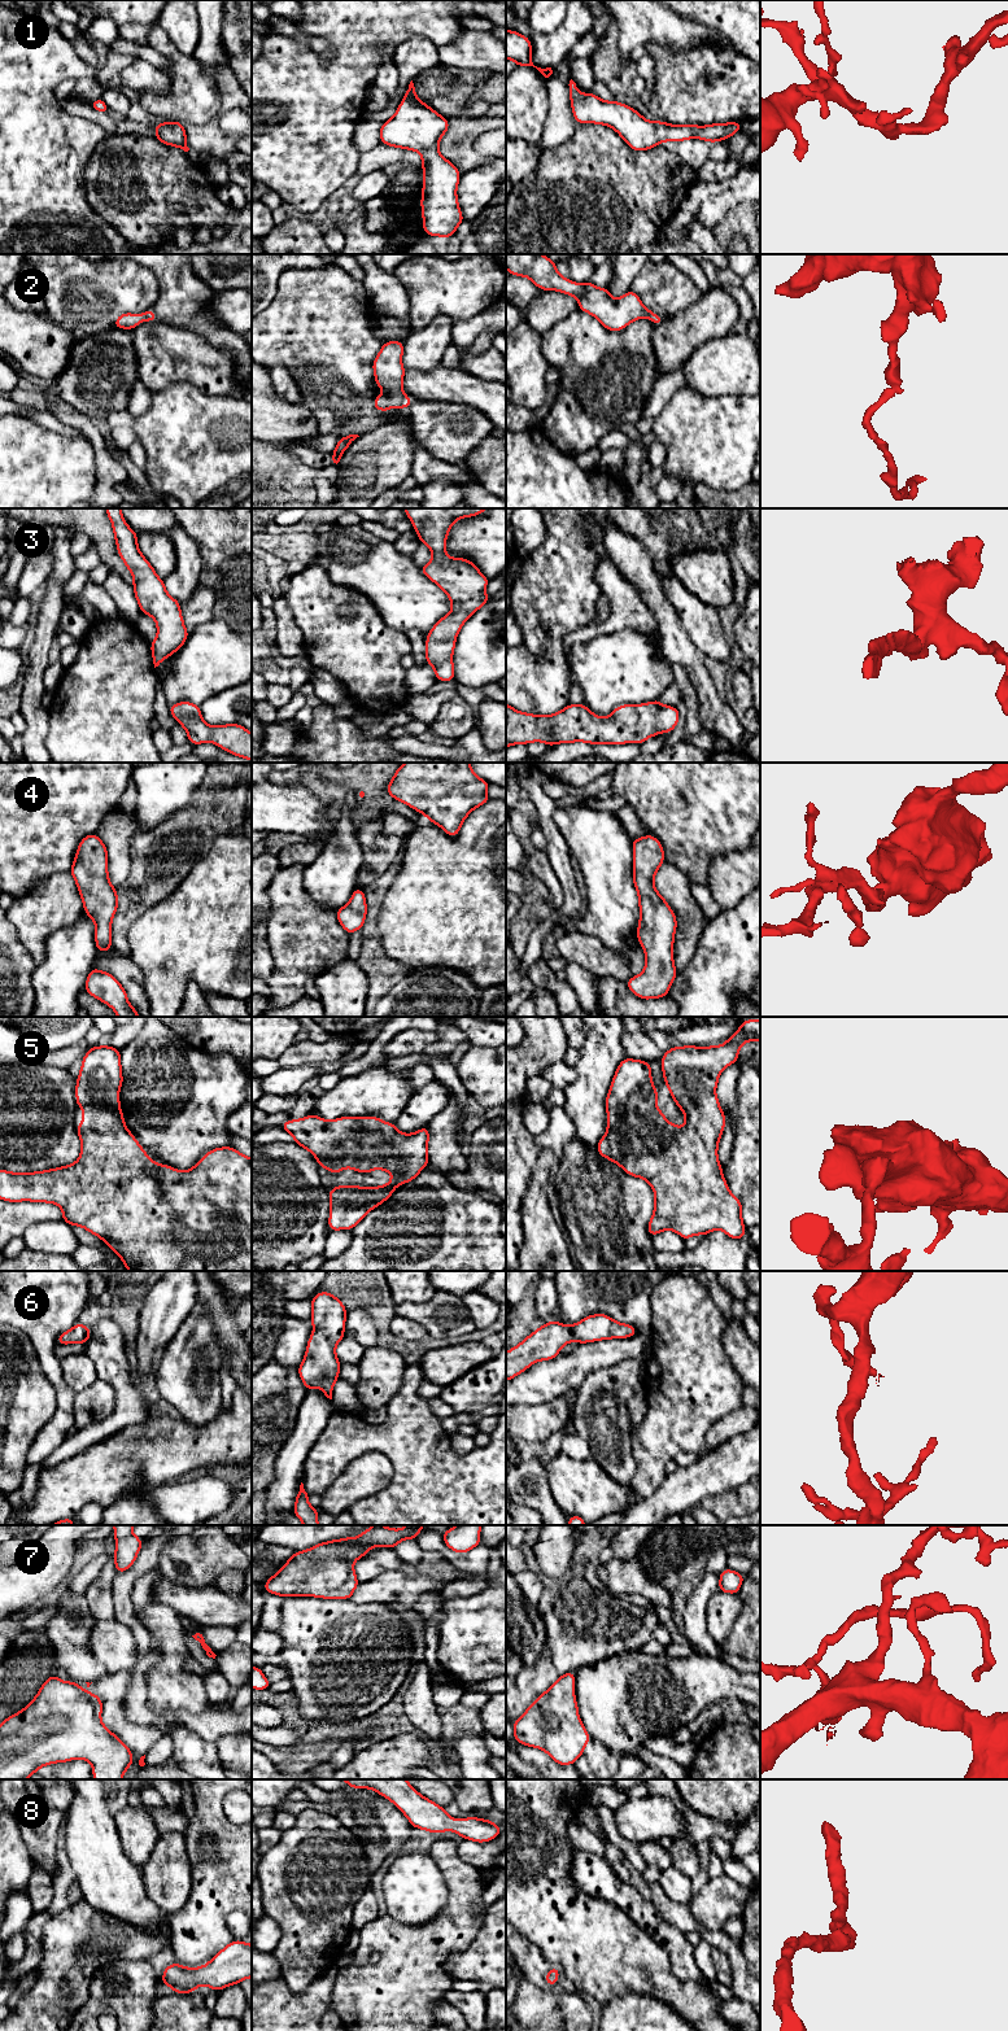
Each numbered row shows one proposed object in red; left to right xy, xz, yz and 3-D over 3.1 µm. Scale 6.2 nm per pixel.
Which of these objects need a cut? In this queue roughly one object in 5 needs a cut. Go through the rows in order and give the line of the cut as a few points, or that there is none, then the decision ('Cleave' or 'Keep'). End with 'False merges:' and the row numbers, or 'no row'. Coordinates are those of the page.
1: No split. Keep
2: No split. Keep
3: No split. Keep
4: No split. Keep
5: No split. Keep
6: No split. Keep
7: No split. Keep
8: No split. Keep
False merges: no row

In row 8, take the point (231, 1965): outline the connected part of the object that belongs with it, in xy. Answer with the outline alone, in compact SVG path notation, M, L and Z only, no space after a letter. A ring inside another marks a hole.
M234 1940L204 1966L184 1967L178 1962L166 1966L160 1983L176 1993L191 1993L198 1986L221 1991L248 1978L252 1978L252 1944Z

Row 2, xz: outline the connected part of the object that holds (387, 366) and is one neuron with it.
M388 341L383 344L379 354L374 359L372 370L375 383L385 394L379 394L374 399L374 407L379 411L389 411L393 406L398 409L409 407L414 401L402 390L405 368L402 366L403 342Z

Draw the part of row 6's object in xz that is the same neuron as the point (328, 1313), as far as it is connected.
M326 1290L311 1298L310 1322L314 1331L309 1337L304 1360L297 1368L306 1392L319 1388L332 1399L341 1367L336 1358L336 1345L346 1336L346 1311L344 1303Z

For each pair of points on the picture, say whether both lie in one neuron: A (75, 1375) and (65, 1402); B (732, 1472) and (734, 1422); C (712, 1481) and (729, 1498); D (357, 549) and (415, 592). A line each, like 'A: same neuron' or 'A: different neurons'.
A: different neurons
B: different neurons
C: different neurons
D: same neuron

